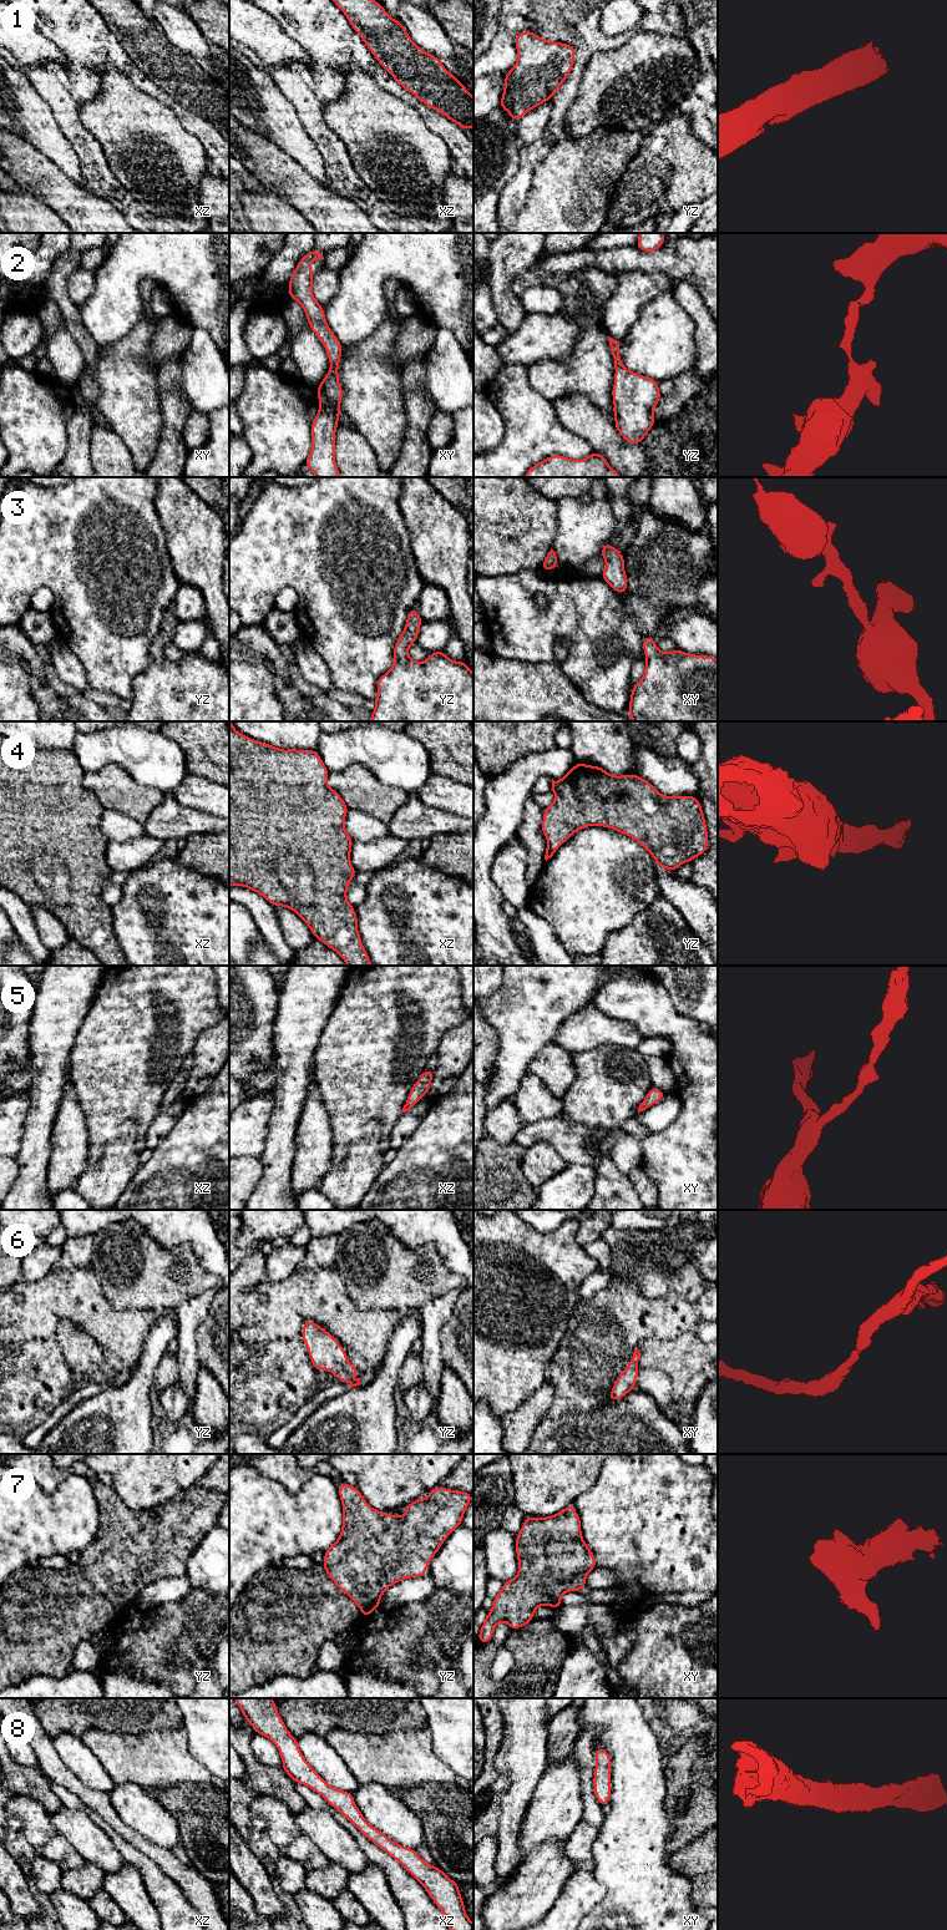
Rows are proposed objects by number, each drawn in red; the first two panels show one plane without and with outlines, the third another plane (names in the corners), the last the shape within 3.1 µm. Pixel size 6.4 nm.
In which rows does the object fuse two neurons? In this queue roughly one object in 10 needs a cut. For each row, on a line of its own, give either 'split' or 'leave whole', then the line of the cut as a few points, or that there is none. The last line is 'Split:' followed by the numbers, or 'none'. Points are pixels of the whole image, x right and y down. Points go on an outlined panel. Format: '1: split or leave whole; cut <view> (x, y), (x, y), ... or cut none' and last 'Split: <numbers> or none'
1: leave whole; cut none
2: leave whole; cut none
3: leave whole; cut none
4: leave whole; cut none
5: leave whole; cut none
6: leave whole; cut none
7: leave whole; cut none
8: leave whole; cut none
Split: none

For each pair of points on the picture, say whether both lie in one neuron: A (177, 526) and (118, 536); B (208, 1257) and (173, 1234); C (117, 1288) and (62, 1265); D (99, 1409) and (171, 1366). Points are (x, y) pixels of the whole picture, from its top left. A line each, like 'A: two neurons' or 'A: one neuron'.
A: two neurons
B: one neuron
C: two neurons
D: two neurons

